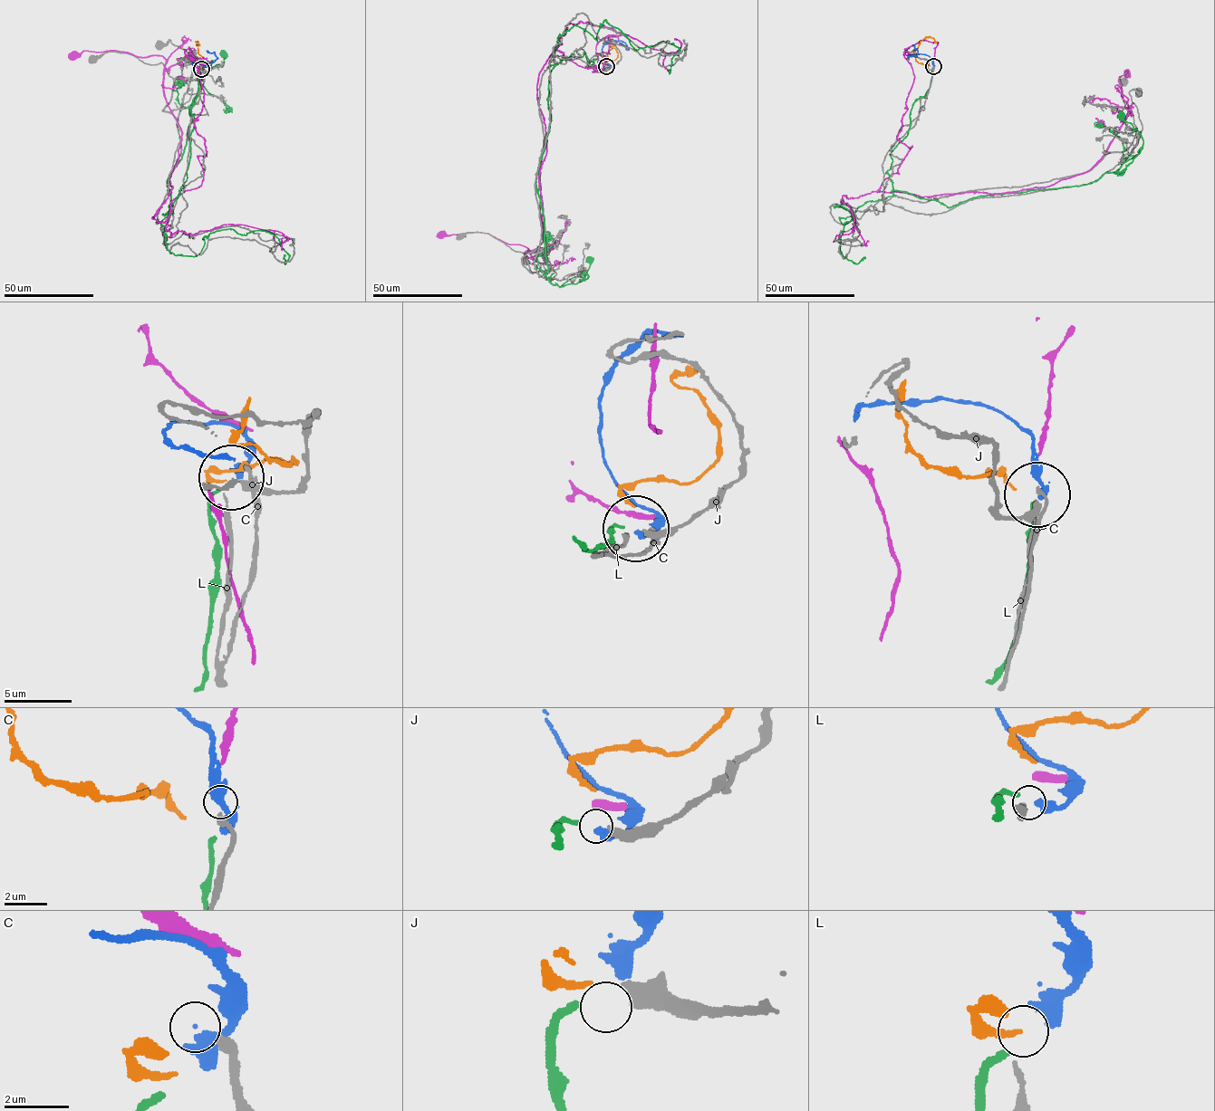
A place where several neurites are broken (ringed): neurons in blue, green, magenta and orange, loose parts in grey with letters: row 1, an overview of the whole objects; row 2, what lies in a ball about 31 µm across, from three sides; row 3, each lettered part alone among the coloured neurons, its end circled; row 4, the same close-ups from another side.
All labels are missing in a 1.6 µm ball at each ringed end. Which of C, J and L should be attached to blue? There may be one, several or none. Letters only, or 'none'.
L

